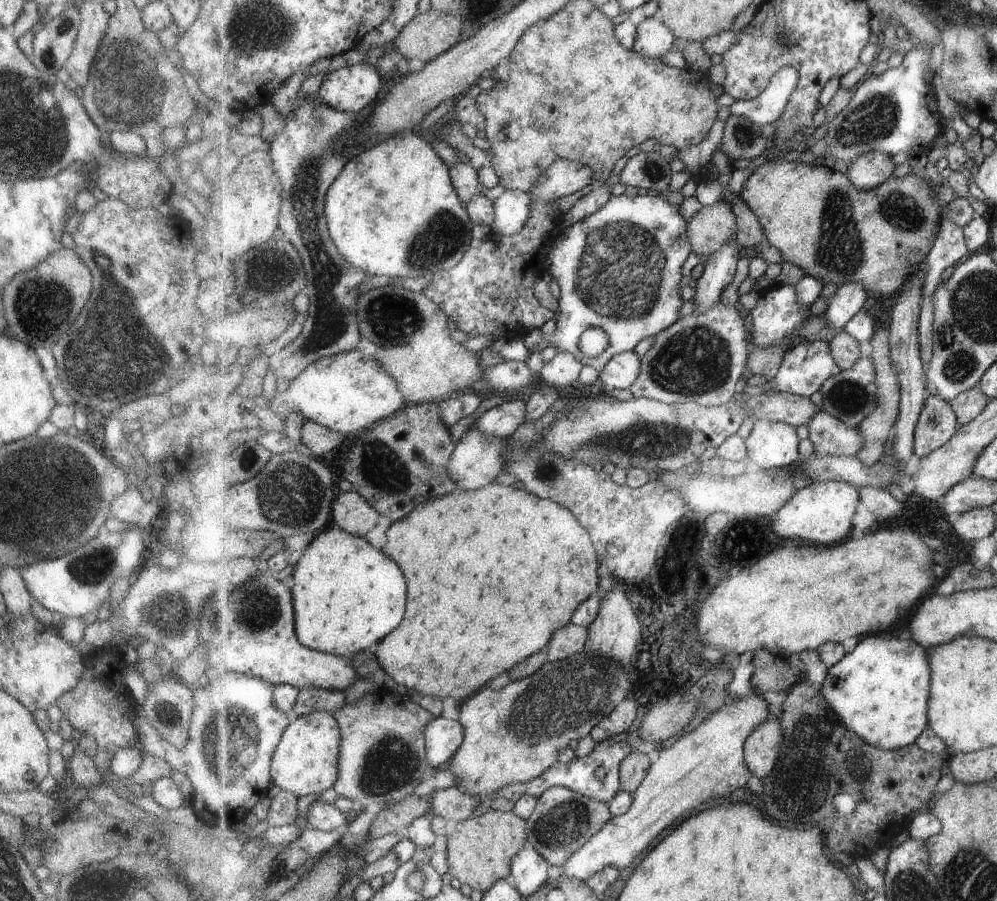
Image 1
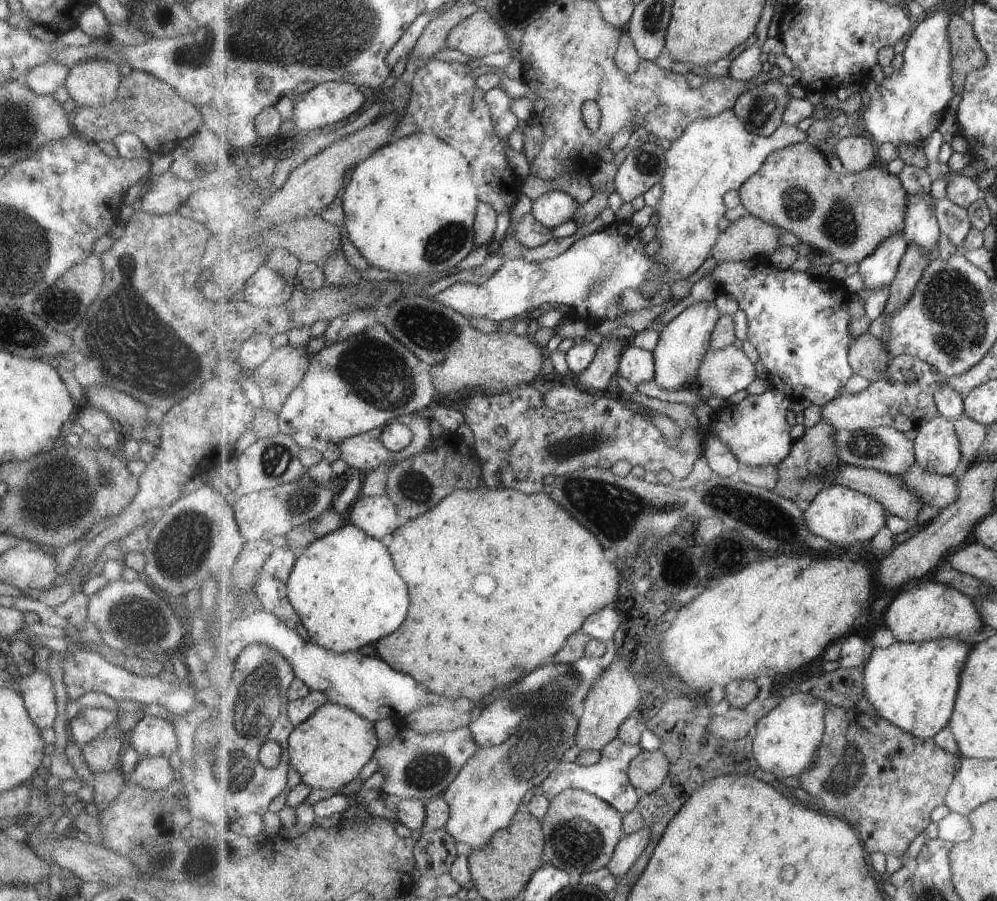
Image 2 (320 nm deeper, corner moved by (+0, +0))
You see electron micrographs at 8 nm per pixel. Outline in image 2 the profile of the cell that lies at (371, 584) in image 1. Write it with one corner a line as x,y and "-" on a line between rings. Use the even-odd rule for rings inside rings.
347,522
339,530
310,544
296,560
286,585
288,599
300,614
302,624
315,643
338,653
350,653
393,634
409,612
407,581
399,576
390,550
360,526

